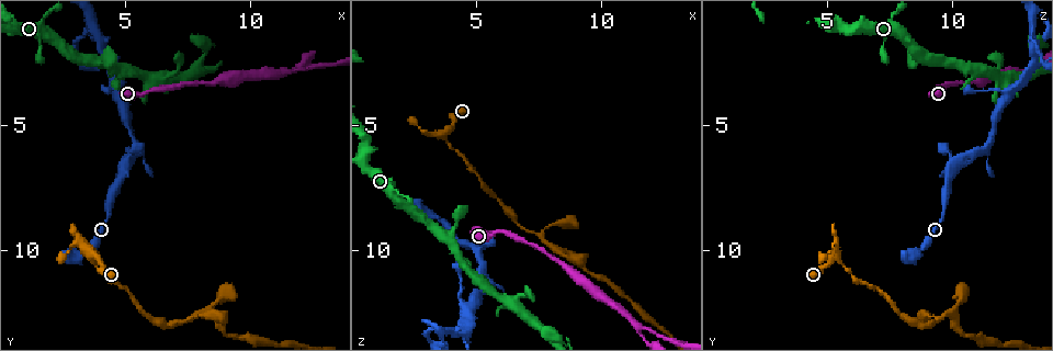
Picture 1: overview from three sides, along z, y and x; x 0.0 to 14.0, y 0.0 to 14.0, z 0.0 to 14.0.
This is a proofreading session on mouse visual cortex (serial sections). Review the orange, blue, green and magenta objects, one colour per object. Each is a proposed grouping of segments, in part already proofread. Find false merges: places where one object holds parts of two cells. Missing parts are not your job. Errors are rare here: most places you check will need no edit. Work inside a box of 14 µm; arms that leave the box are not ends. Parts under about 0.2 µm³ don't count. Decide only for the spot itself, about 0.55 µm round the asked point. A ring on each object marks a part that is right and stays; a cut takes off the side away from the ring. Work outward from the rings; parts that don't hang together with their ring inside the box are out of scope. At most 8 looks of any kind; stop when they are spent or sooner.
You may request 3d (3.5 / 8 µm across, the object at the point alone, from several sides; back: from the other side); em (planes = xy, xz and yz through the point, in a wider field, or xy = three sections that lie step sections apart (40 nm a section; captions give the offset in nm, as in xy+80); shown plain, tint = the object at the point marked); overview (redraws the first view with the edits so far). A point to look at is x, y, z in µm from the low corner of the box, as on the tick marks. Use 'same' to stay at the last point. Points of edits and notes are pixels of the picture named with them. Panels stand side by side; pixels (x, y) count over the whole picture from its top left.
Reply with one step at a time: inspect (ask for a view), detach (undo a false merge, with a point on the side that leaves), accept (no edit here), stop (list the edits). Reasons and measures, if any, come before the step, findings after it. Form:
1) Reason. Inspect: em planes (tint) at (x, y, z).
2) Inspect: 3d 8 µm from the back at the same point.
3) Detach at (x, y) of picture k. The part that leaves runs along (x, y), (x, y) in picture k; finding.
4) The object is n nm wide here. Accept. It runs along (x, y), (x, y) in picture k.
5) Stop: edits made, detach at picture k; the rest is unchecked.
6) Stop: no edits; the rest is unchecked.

Abrupt turn. Inspect: 3d 8 µm from the back at (3.9, 10.6, 5.7).

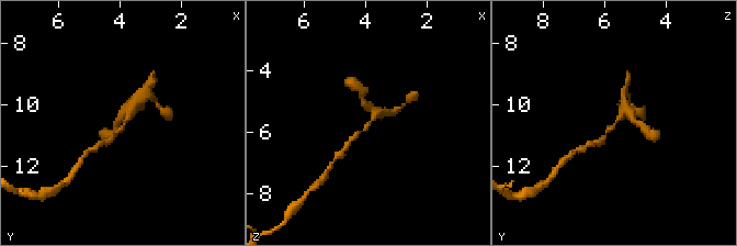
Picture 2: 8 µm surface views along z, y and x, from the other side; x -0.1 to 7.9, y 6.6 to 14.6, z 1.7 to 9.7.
The arms are 150, 250 nm wide; shape alone is not enough. Inspect: em planes (tint) at (3.8, 10.6, 5.7).

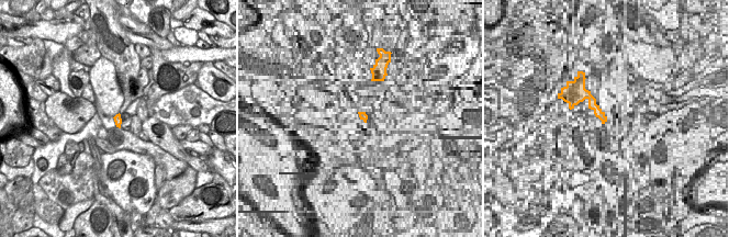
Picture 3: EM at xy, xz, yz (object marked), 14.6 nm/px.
Accept. It runs along (632, 118), (623, 110), (605, 134), (596, 142) in picture 2; continuous, no second cell.

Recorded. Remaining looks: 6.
Side arm on a straight run. Inspect: 3d 8 µm at (3.8, 1.3, 13.1).

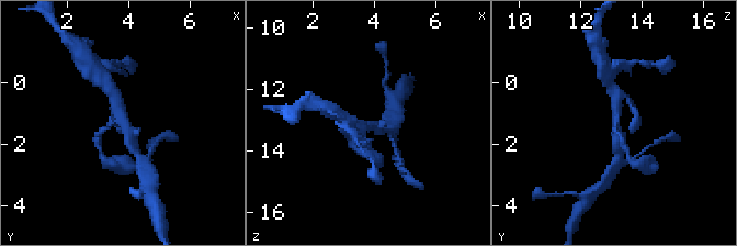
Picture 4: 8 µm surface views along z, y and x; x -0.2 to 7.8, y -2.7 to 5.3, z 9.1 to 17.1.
3 arms meet here; the arms are 150, 250, 350 nm wide. Inspect: em planes (tint) at (3.7, 1.3, 13.1).

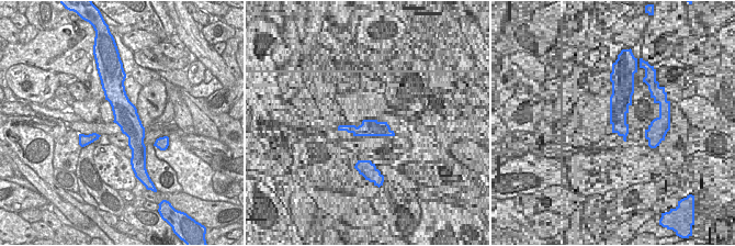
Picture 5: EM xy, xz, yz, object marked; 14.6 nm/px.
Accept. All the same cell.

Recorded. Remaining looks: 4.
A fork. Inspect: 3d 8 µm at (11.4, 2.8, 13.1).

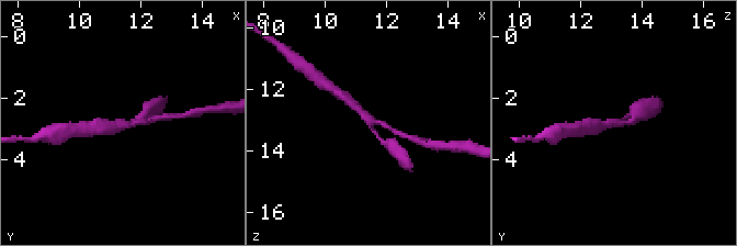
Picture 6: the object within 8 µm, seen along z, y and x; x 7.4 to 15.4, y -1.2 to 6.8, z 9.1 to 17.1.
3 arms meet here; the arms are 150, 150, 300 nm wide; shape alone is not enough. Inspect: em xy step 2 (tint) at (11.5, 2.8, 13.0).

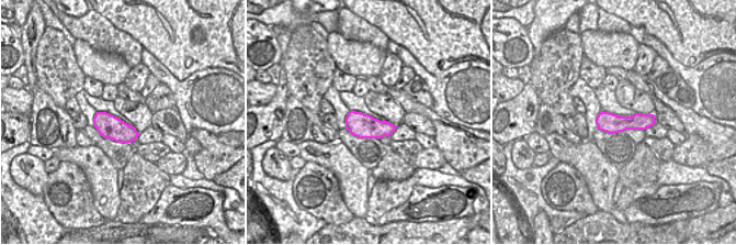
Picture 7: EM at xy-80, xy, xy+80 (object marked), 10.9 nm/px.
Accept. Continuous, no second cell.

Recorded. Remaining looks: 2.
Stop: no edits; the rest is unchecked.

